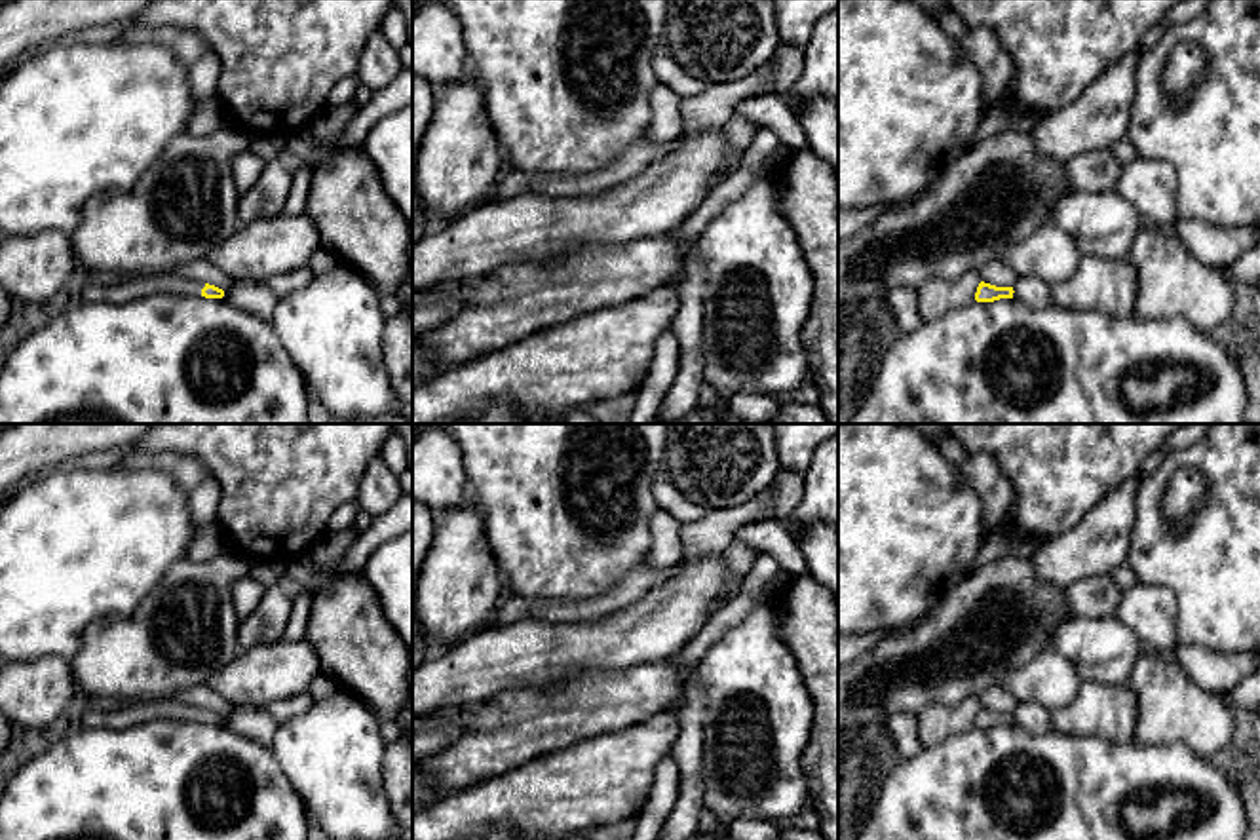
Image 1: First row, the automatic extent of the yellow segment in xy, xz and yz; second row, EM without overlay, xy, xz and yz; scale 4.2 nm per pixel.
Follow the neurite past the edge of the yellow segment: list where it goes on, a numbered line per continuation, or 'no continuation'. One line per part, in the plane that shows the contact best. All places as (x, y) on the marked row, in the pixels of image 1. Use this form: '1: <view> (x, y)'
1: xy (171, 284)

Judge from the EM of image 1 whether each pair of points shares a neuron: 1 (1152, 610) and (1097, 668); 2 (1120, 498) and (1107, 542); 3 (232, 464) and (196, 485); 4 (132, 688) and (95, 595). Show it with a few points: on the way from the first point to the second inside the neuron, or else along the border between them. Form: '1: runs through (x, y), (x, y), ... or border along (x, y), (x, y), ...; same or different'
1: runs through (1139, 624), (1108, 654); same
2: runs through (1118, 510), (1107, 531); same
3: border along (175, 451), (196, 457), (217, 481), (217, 519); different
4: border along (143, 597), (128, 614), (94, 620), (76, 654); different

